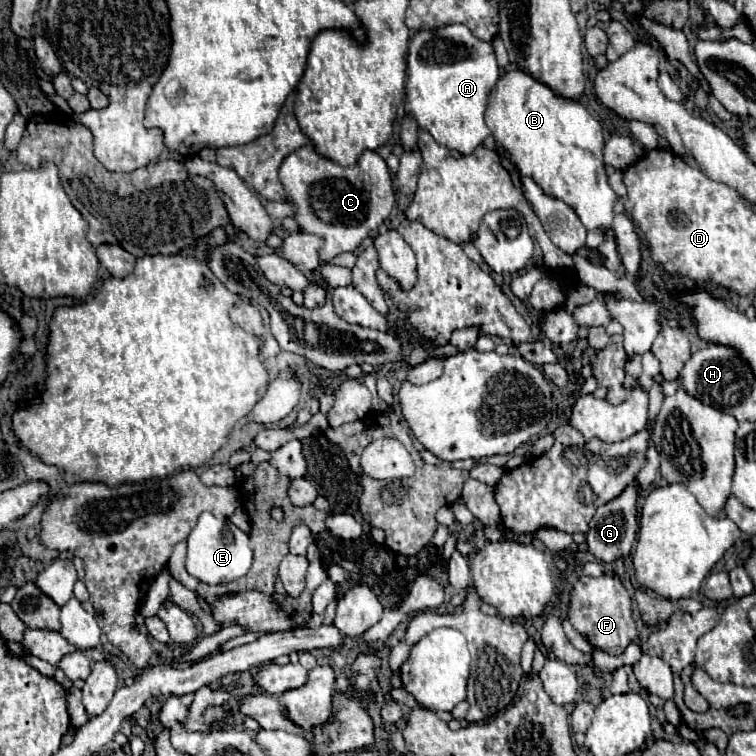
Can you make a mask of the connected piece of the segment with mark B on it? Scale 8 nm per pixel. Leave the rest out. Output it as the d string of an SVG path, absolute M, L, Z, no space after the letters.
M511 64L507 76L501 78L491 92L485 120L493 130L497 144L509 150L511 162L521 176L533 178L547 196L571 206L587 230L601 228L605 234L615 234L617 254L625 268L625 276L639 282L641 242L633 220L625 212L617 214L613 210L617 194L607 182L601 124L585 110L585 106L575 100L559 98L549 86L533 80Z

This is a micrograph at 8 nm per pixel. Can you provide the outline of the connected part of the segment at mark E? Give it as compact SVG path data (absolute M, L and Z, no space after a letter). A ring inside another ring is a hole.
M203 512L199 522L187 536L187 572L199 582L217 586L243 578L253 562L253 550L249 548L249 536L241 532L231 520L219 520L211 512Z

